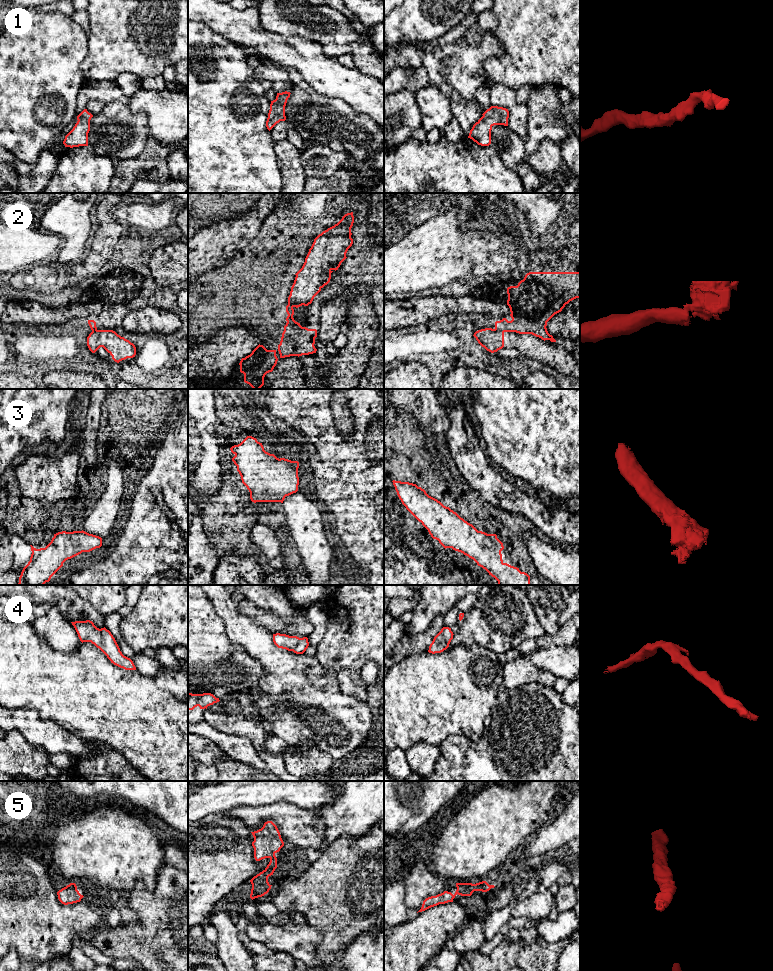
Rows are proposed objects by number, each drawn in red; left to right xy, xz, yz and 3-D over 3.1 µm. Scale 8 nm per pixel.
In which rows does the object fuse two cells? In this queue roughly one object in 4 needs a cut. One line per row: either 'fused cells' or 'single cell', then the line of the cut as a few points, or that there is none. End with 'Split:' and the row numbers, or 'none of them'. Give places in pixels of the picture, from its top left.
1: single cell; cut none
2: fused cells; cut yz (494, 329), (503, 332)
3: single cell; cut none
4: single cell; cut none
5: single cell; cut none
Split: 2

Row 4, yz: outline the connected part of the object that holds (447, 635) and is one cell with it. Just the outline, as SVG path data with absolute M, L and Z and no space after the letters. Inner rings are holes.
M443 627L441 631L434 637L432 643L429 646L429 653L441 653L449 647L451 640L453 639L453 632L449 627Z

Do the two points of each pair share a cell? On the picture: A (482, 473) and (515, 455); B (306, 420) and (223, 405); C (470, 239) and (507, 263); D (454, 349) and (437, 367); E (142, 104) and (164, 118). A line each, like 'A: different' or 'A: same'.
A: different
B: different
C: same
D: different
E: same

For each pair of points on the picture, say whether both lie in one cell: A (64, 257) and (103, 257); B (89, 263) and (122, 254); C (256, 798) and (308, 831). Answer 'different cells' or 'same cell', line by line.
A: different cells
B: same cell
C: different cells

